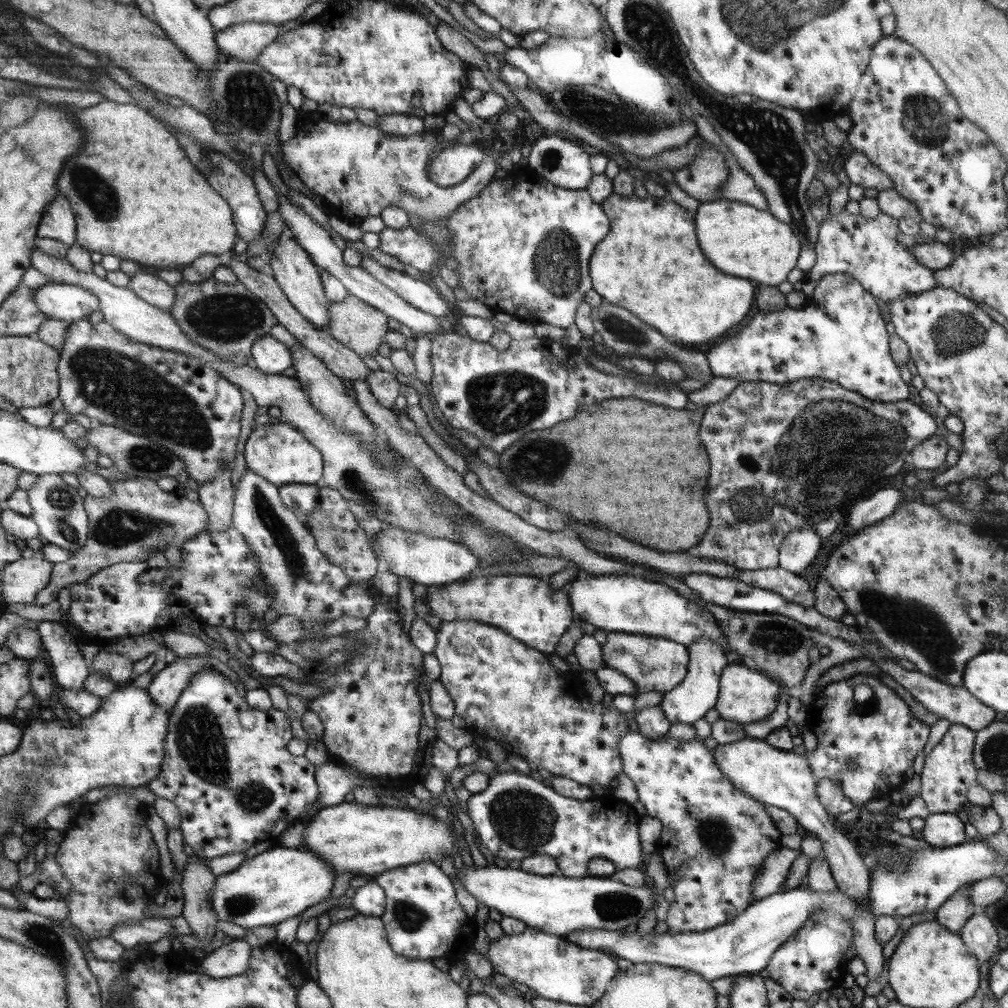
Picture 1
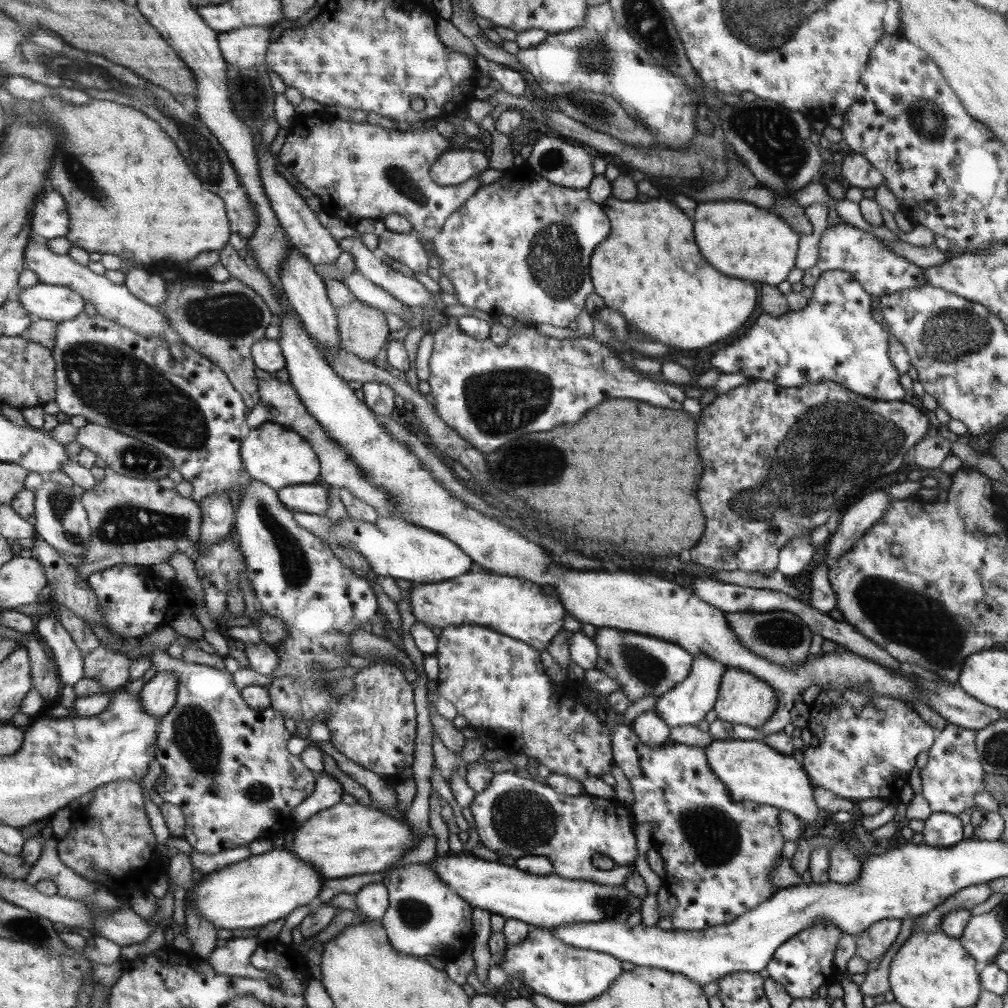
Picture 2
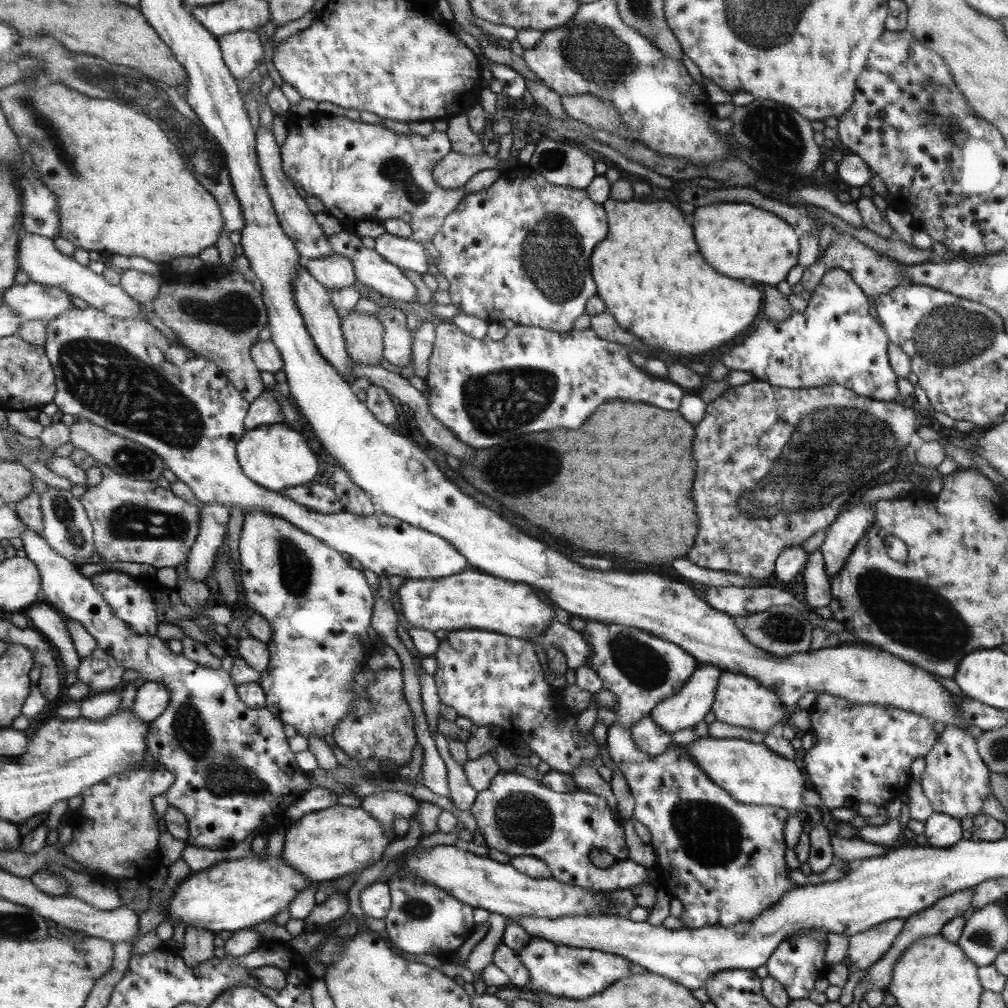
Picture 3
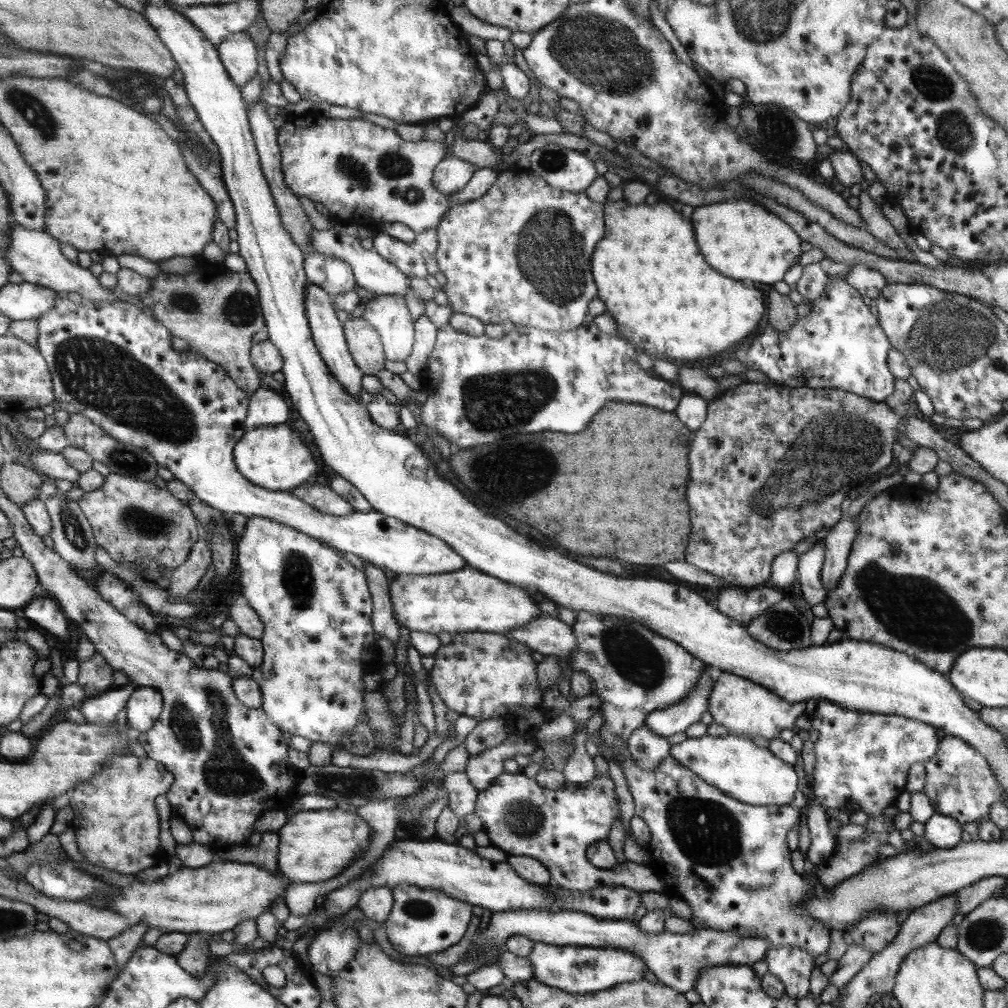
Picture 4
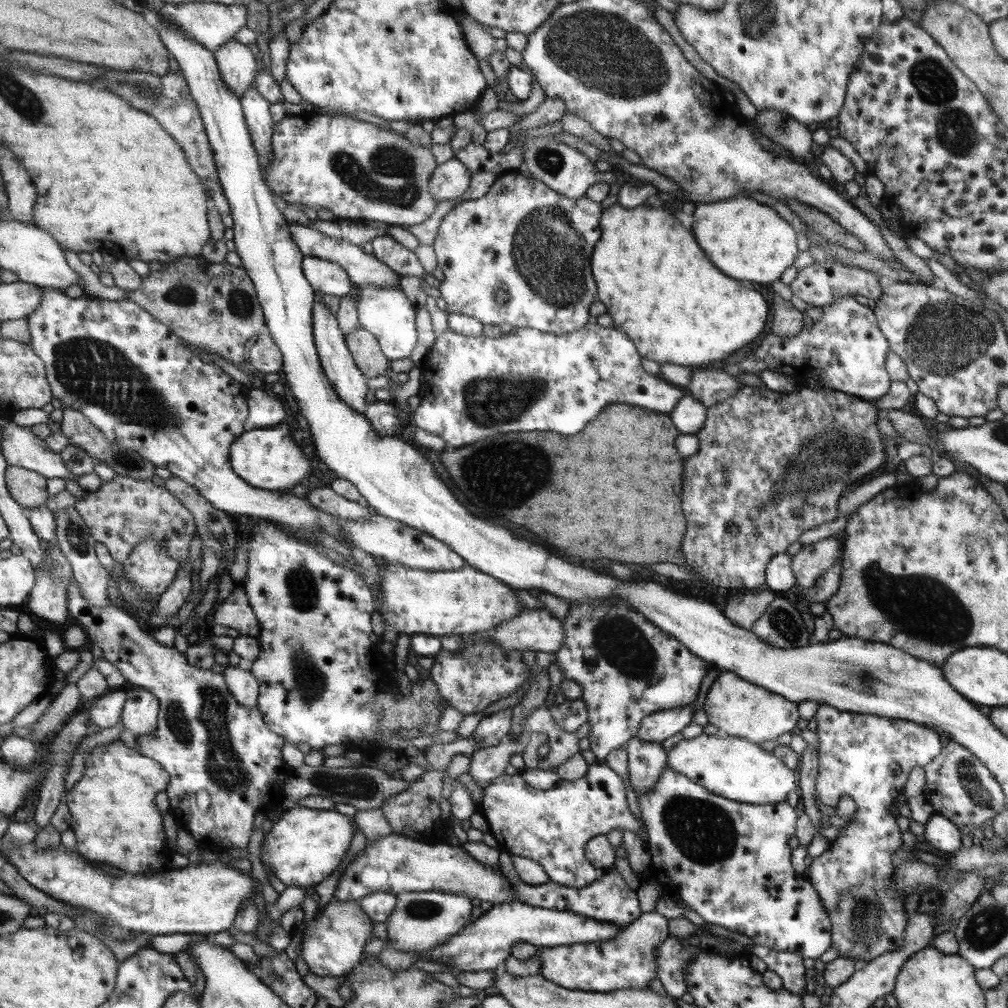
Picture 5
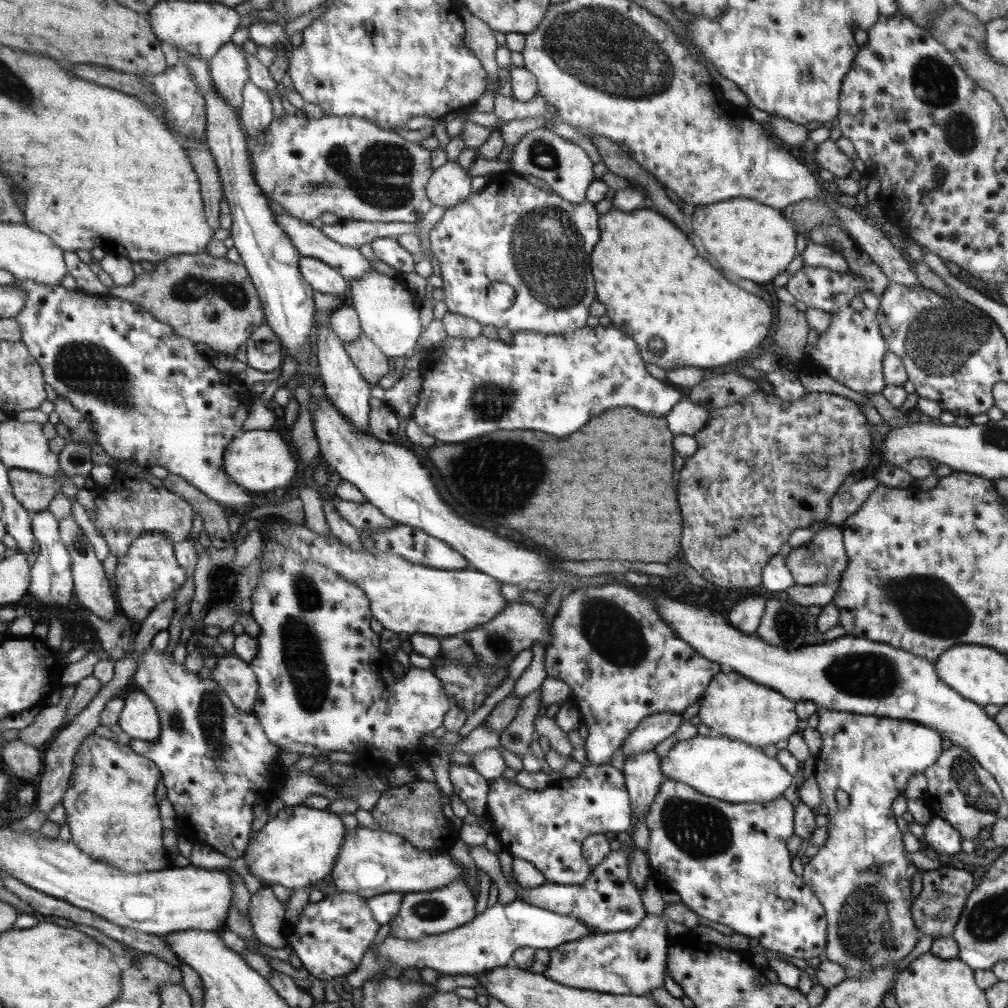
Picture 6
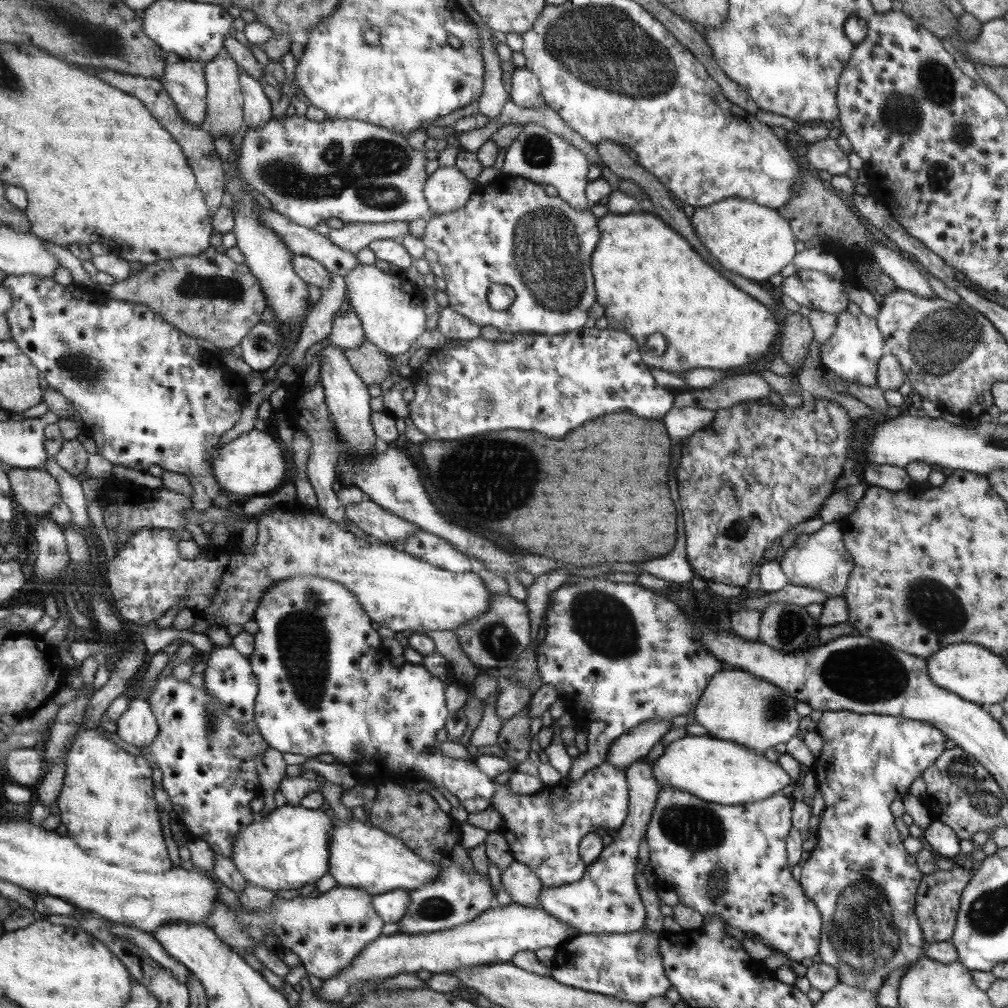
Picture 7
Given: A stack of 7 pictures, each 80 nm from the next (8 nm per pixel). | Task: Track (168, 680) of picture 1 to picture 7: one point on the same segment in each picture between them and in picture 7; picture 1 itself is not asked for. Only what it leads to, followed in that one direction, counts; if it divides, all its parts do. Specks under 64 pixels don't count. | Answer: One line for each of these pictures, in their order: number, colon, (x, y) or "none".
2: (158, 695)
3: (151, 699)
4: (143, 706)
5: (140, 713)
6: (139, 720)
7: (138, 727)

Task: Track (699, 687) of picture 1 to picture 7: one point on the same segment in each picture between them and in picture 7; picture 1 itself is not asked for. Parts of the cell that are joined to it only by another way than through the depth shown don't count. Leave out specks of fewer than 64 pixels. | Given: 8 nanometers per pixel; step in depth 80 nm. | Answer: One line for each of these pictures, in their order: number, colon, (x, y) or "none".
2: (686, 704)
3: (683, 710)
4: (674, 719)
5: (656, 727)
6: (653, 729)
7: (629, 747)

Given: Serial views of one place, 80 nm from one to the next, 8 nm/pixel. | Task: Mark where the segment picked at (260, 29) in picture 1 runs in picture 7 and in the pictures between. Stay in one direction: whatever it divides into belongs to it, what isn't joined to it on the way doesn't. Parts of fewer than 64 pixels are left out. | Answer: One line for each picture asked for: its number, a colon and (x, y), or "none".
2: (245, 47)
3: (242, 51)
4: (237, 52)
5: (236, 65)
6: (229, 73)
7: (224, 103)

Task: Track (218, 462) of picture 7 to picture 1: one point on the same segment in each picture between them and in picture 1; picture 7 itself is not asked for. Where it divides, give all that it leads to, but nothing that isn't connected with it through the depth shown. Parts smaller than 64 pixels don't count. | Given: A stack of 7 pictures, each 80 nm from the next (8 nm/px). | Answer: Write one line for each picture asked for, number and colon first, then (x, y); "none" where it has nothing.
1: (274, 451)
2: (276, 456)
3: (274, 457)
4: (272, 457)
5: (266, 458)
6: (258, 460)

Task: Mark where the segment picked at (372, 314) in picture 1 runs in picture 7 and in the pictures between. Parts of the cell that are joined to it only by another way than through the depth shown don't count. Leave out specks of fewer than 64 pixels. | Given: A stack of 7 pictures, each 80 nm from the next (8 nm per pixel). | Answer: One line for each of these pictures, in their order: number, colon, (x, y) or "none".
2: (362, 330)
3: (362, 332)
4: (363, 342)
5: (362, 345)
6: (370, 362)
7: (369, 364)

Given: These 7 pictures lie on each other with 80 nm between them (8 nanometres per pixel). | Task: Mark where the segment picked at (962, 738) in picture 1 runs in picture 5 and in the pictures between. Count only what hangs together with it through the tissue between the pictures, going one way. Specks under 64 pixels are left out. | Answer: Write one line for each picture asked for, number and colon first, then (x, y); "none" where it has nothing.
2: (953, 774)
3: (955, 779)
4: (958, 782)
5: (958, 786)

